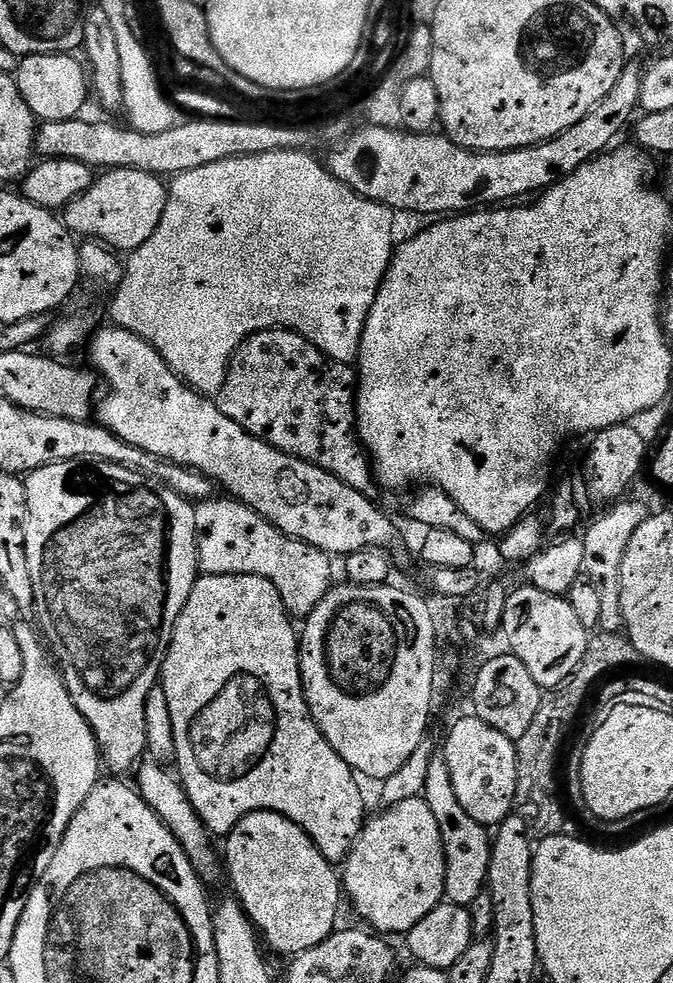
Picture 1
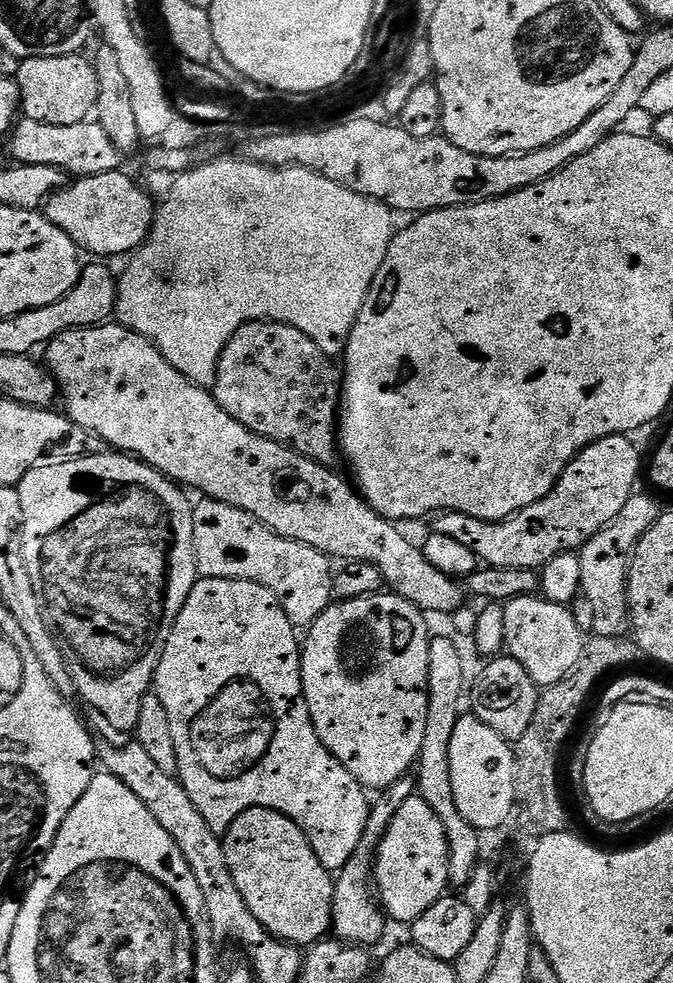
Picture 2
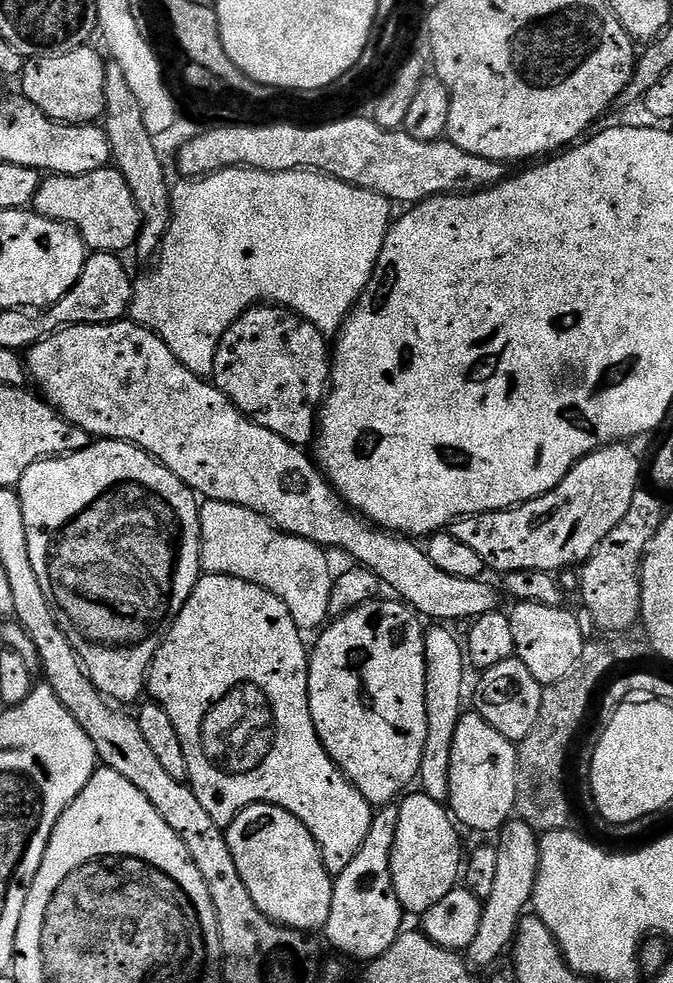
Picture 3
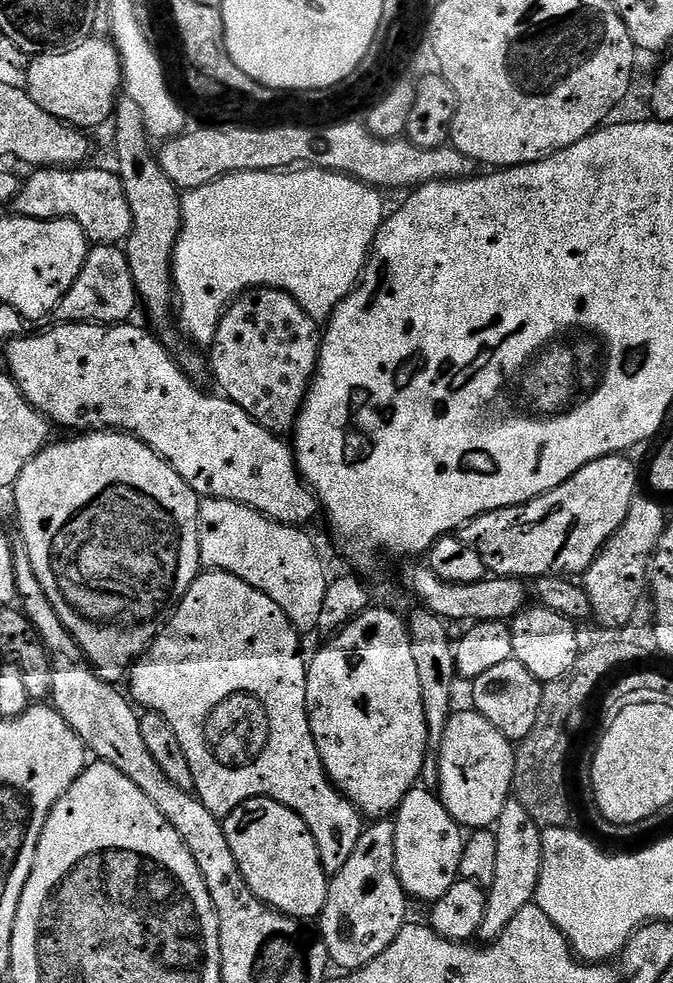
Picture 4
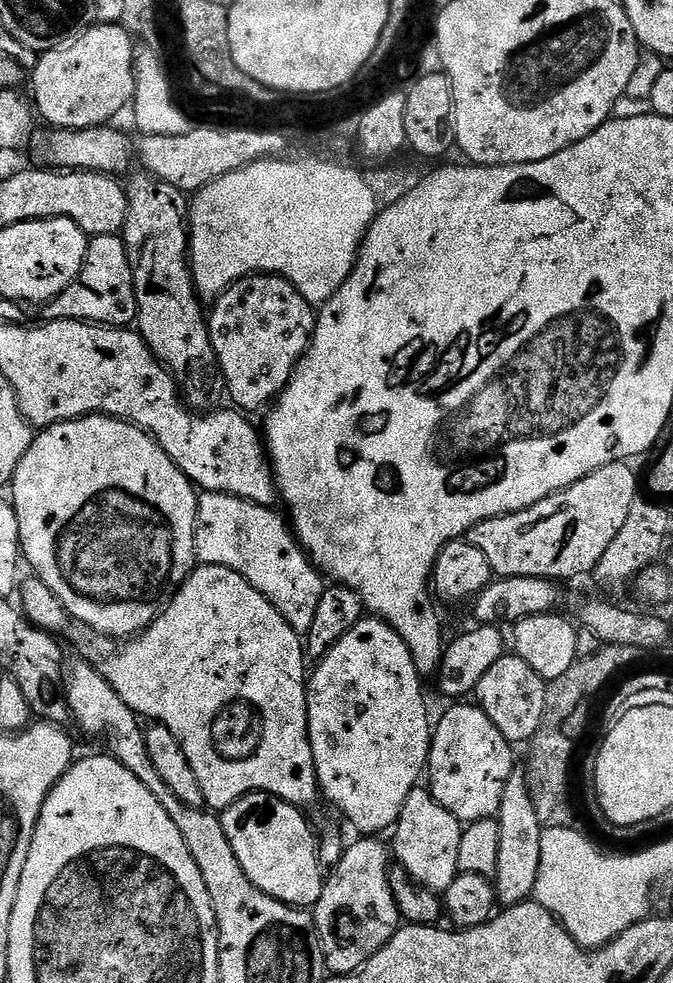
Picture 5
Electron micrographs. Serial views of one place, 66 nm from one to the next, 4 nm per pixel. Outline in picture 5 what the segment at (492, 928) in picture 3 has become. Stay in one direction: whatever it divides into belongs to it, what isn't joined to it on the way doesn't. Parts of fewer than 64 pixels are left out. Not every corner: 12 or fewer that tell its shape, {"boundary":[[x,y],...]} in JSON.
{"boundary":[[528,773],[502,790],[496,899],[522,904],[536,890],[542,834]]}

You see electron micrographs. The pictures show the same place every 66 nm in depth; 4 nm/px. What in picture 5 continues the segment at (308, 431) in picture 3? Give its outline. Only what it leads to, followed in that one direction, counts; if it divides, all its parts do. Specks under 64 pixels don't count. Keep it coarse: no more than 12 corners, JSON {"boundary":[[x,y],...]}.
{"boundary":[[286,278],[217,296],[208,333],[231,403],[267,409],[317,309]]}

